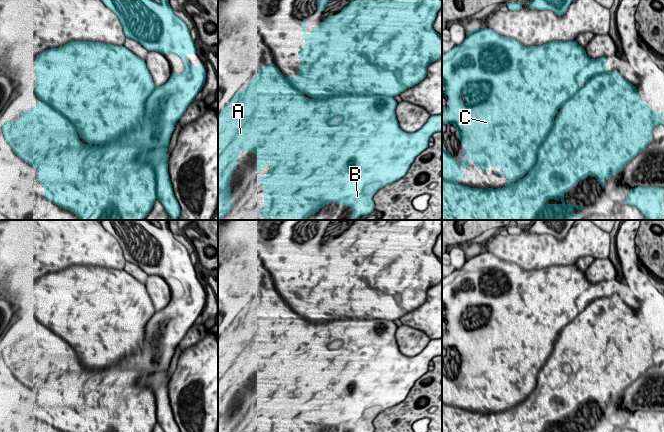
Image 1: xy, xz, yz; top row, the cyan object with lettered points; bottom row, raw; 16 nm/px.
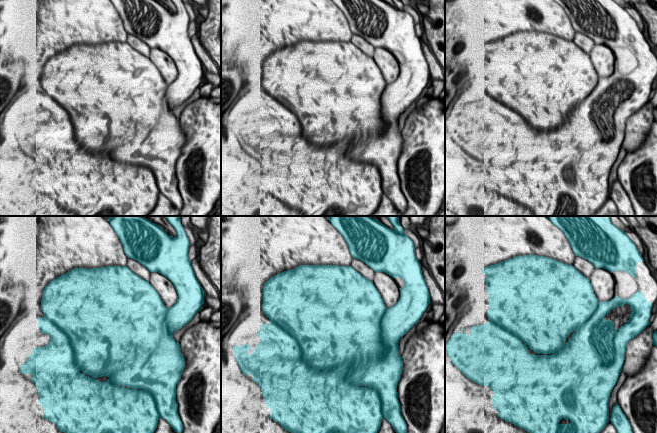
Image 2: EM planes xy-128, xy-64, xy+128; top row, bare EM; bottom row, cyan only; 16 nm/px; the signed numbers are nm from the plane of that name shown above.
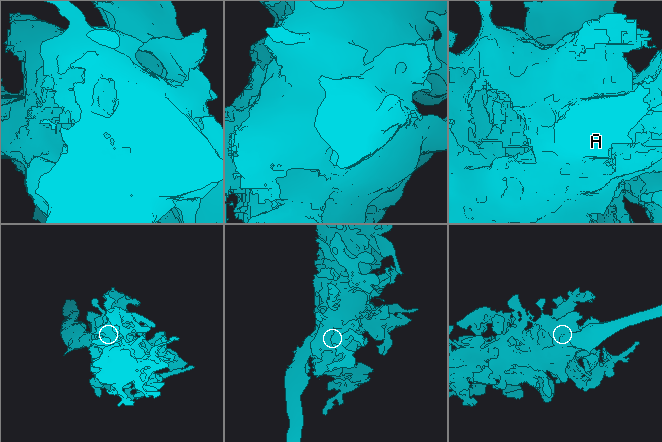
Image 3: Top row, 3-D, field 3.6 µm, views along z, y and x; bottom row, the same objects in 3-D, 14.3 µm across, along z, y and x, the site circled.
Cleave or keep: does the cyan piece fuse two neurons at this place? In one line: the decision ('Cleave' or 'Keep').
Cleave

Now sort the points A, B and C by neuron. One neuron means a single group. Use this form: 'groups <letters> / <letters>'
groups A B / C

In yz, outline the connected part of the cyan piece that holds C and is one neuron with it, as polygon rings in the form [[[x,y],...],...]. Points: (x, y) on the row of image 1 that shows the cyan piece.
[[[476,28],[472,31],[469,31],[460,46],[455,46],[450,51],[442,55],[442,86],[445,91],[444,96],[449,98],[449,105],[442,110],[442,127],[444,127],[447,123],[456,126],[459,140],[461,141],[461,144],[465,145],[465,150],[463,152],[464,157],[458,161],[456,161],[453,158],[453,155],[449,154],[442,145],[442,179],[458,184],[460,180],[465,179],[465,174],[461,169],[469,168],[467,164],[471,164],[472,162],[476,165],[477,170],[485,169],[487,172],[489,172],[490,163],[494,167],[503,168],[503,172],[495,172],[495,174],[504,174],[507,177],[505,186],[509,186],[510,184],[522,178],[536,164],[538,158],[537,152],[544,151],[542,144],[544,143],[554,124],[554,116],[558,113],[558,109],[566,101],[572,98],[580,89],[580,85],[585,85],[590,77],[594,77],[601,73],[611,73],[606,69],[607,66],[605,57],[601,57],[596,60],[590,59],[587,56],[585,49],[579,46],[576,41],[553,41],[540,46],[525,47],[519,41],[501,36],[490,28]]]

